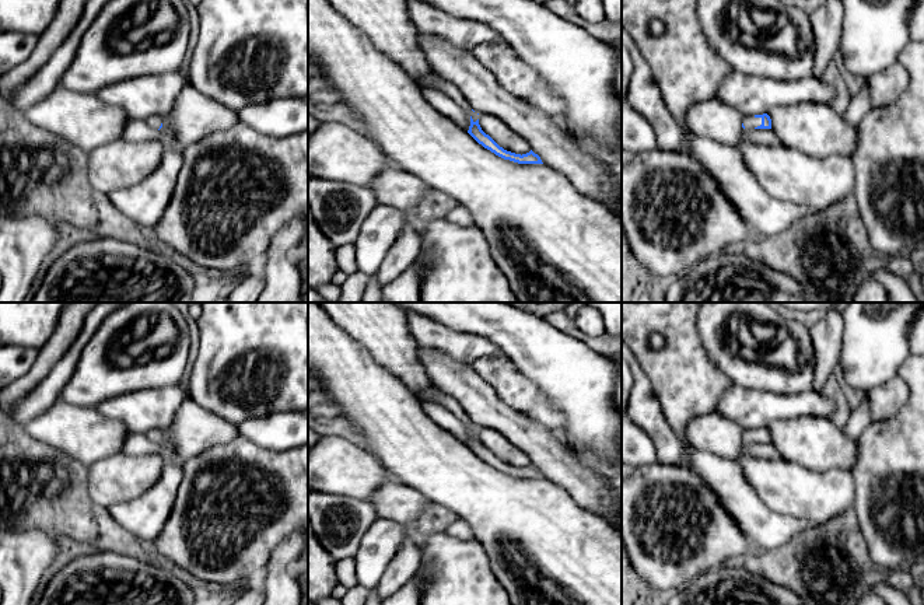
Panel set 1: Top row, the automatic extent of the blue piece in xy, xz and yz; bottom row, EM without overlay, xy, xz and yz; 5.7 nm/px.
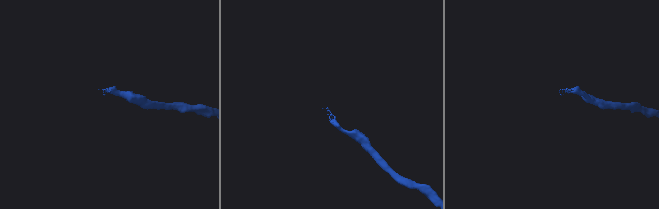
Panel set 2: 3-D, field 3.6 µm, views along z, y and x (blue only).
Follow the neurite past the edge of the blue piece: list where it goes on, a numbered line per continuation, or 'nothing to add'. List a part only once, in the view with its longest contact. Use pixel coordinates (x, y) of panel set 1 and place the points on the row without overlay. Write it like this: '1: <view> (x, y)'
1: yz (749, 436)

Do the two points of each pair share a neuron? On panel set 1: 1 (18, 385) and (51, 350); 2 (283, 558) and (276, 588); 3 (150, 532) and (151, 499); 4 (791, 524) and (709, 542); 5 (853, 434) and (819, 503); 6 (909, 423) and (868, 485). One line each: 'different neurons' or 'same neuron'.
1: same neuron
2: same neuron
3: same neuron
4: different neurons
5: same neuron
6: same neuron

